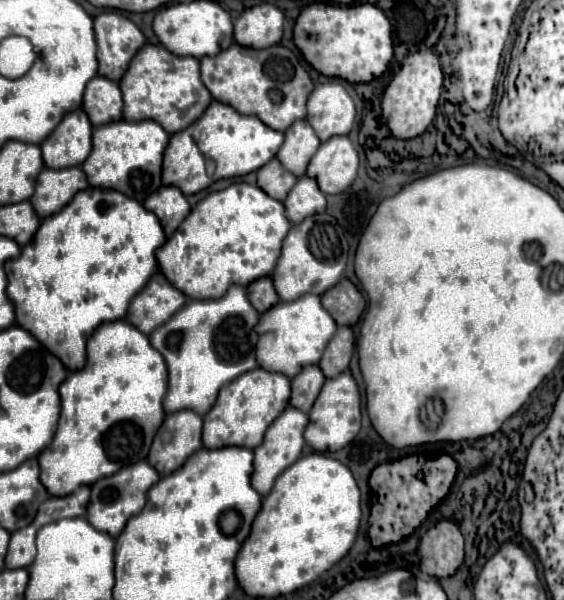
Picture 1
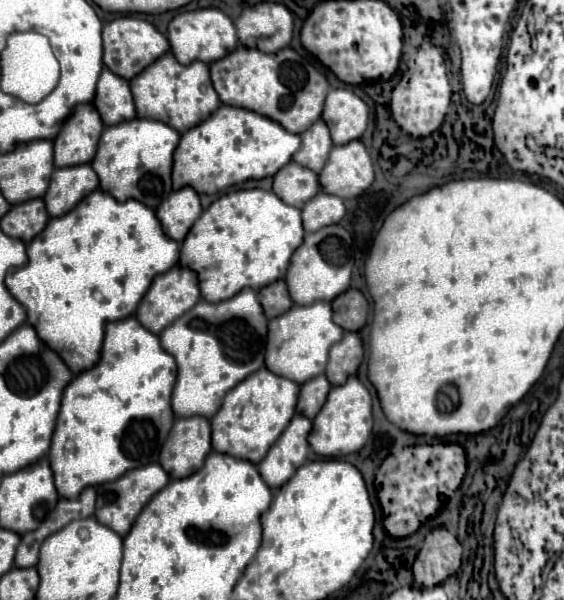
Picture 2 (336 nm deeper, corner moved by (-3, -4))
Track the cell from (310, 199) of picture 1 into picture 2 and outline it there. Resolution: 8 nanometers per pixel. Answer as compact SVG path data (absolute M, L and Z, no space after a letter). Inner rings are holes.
M317 193L301 209L305 231L317 231L319 227L339 223L343 215L345 215L343 199L335 195L327 195L327 193Z

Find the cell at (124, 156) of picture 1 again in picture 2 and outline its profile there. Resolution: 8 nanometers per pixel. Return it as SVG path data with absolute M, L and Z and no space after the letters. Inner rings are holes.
M131 119L103 129L91 167L99 175L99 187L119 201L135 199L155 209L171 193L171 163L179 133L153 119Z

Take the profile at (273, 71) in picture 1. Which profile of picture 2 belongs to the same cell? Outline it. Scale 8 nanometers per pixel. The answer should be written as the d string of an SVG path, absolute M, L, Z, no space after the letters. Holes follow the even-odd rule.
M237 47L227 57L211 63L209 71L221 103L265 115L297 135L321 117L323 101L329 91L327 79L291 47L285 47L275 55L261 53L259 49Z

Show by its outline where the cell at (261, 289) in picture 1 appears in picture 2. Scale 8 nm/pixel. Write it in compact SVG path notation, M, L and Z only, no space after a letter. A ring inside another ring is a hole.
M283 279L259 289L257 295L259 295L259 303L261 303L261 307L269 319L279 317L281 313L289 311L289 307L293 305L291 297L287 295L287 285Z

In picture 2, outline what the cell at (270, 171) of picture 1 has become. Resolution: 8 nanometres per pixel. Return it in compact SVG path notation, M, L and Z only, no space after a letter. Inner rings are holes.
M291 161L273 177L273 191L279 195L279 199L291 203L291 207L301 209L303 203L307 203L307 199L319 191L317 175L311 169Z

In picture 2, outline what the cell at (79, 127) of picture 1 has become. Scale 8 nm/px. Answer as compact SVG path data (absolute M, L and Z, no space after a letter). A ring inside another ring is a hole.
M93 103L75 107L75 113L63 125L63 131L55 137L55 167L69 167L79 163L91 163L97 151L97 143L103 131L103 123Z

